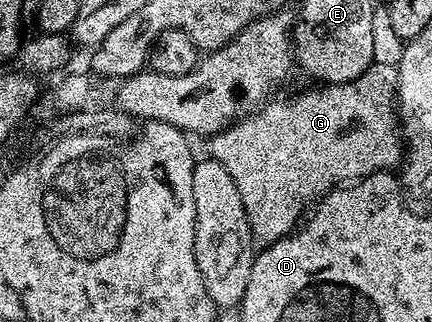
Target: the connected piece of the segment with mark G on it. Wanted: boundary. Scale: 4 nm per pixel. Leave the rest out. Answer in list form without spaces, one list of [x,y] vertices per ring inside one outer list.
[[[374,61],[358,79],[349,83],[322,85],[319,89],[309,90],[290,102],[270,101],[260,110],[237,119],[208,139],[208,157],[231,172],[231,180],[235,180],[235,188],[239,188],[239,196],[243,196],[249,227],[258,243],[278,242],[280,238],[292,234],[307,207],[342,181],[341,154],[353,154],[354,160],[361,162],[365,174],[388,171],[402,161],[403,139],[395,109],[397,68],[392,61]]]

